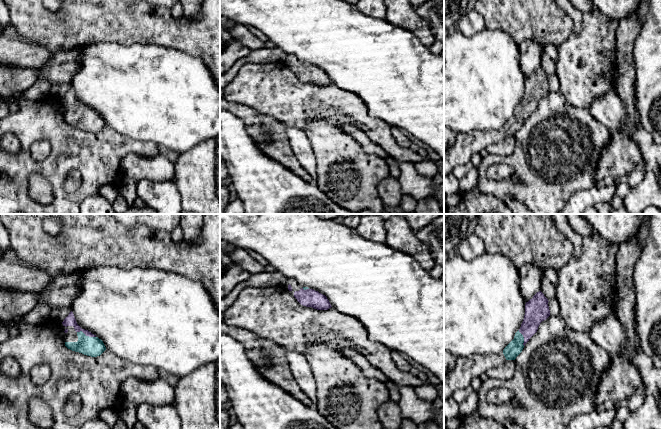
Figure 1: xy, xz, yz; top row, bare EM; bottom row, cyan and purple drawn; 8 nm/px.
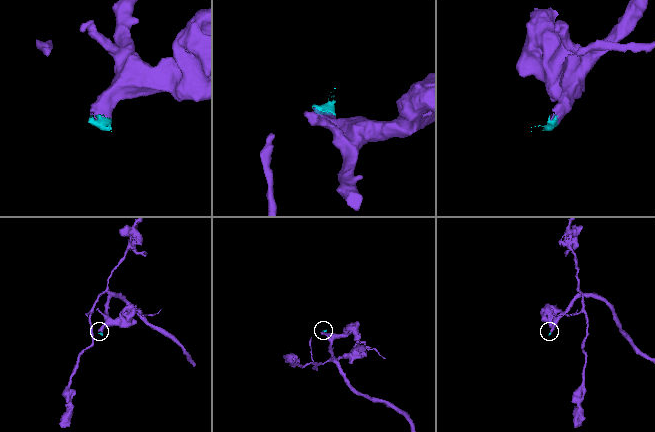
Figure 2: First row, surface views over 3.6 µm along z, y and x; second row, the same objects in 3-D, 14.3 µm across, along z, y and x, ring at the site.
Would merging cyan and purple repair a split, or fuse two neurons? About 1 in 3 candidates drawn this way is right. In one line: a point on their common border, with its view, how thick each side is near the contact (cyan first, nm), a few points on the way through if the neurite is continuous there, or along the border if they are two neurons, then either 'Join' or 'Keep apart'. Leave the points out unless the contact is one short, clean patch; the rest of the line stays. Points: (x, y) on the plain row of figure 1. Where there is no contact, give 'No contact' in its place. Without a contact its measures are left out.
Touches cyan at xy (85, 111). Thickness 160 nm (cyan) against 90 nm. Path across: xy (91, 122), (87, 118), (85, 111), (70, 96). Join

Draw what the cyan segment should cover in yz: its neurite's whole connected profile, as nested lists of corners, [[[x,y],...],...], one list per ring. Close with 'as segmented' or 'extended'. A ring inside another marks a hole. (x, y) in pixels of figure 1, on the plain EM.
[[[539,67],[525,80],[525,91],[514,115],[498,131],[457,133],[452,146],[444,150],[444,177],[456,166],[470,162],[471,157],[488,145],[501,142],[506,136],[515,136],[525,120],[537,108],[540,99],[550,92],[548,75]]]; extended

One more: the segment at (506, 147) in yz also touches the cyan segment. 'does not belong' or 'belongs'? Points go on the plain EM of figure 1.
does not belong

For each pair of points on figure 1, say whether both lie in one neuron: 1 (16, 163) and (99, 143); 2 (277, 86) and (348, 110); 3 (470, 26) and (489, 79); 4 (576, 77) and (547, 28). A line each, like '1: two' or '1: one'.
1: one
2: one
3: two
4: two

